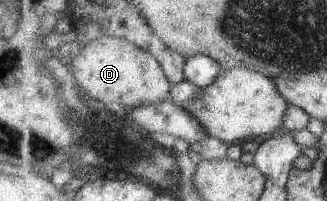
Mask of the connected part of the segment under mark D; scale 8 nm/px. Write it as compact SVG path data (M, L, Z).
M102 36L85 44L69 62L70 71L91 99L110 107L131 110L141 105L170 100L171 81L160 62L149 51L117 37Z

